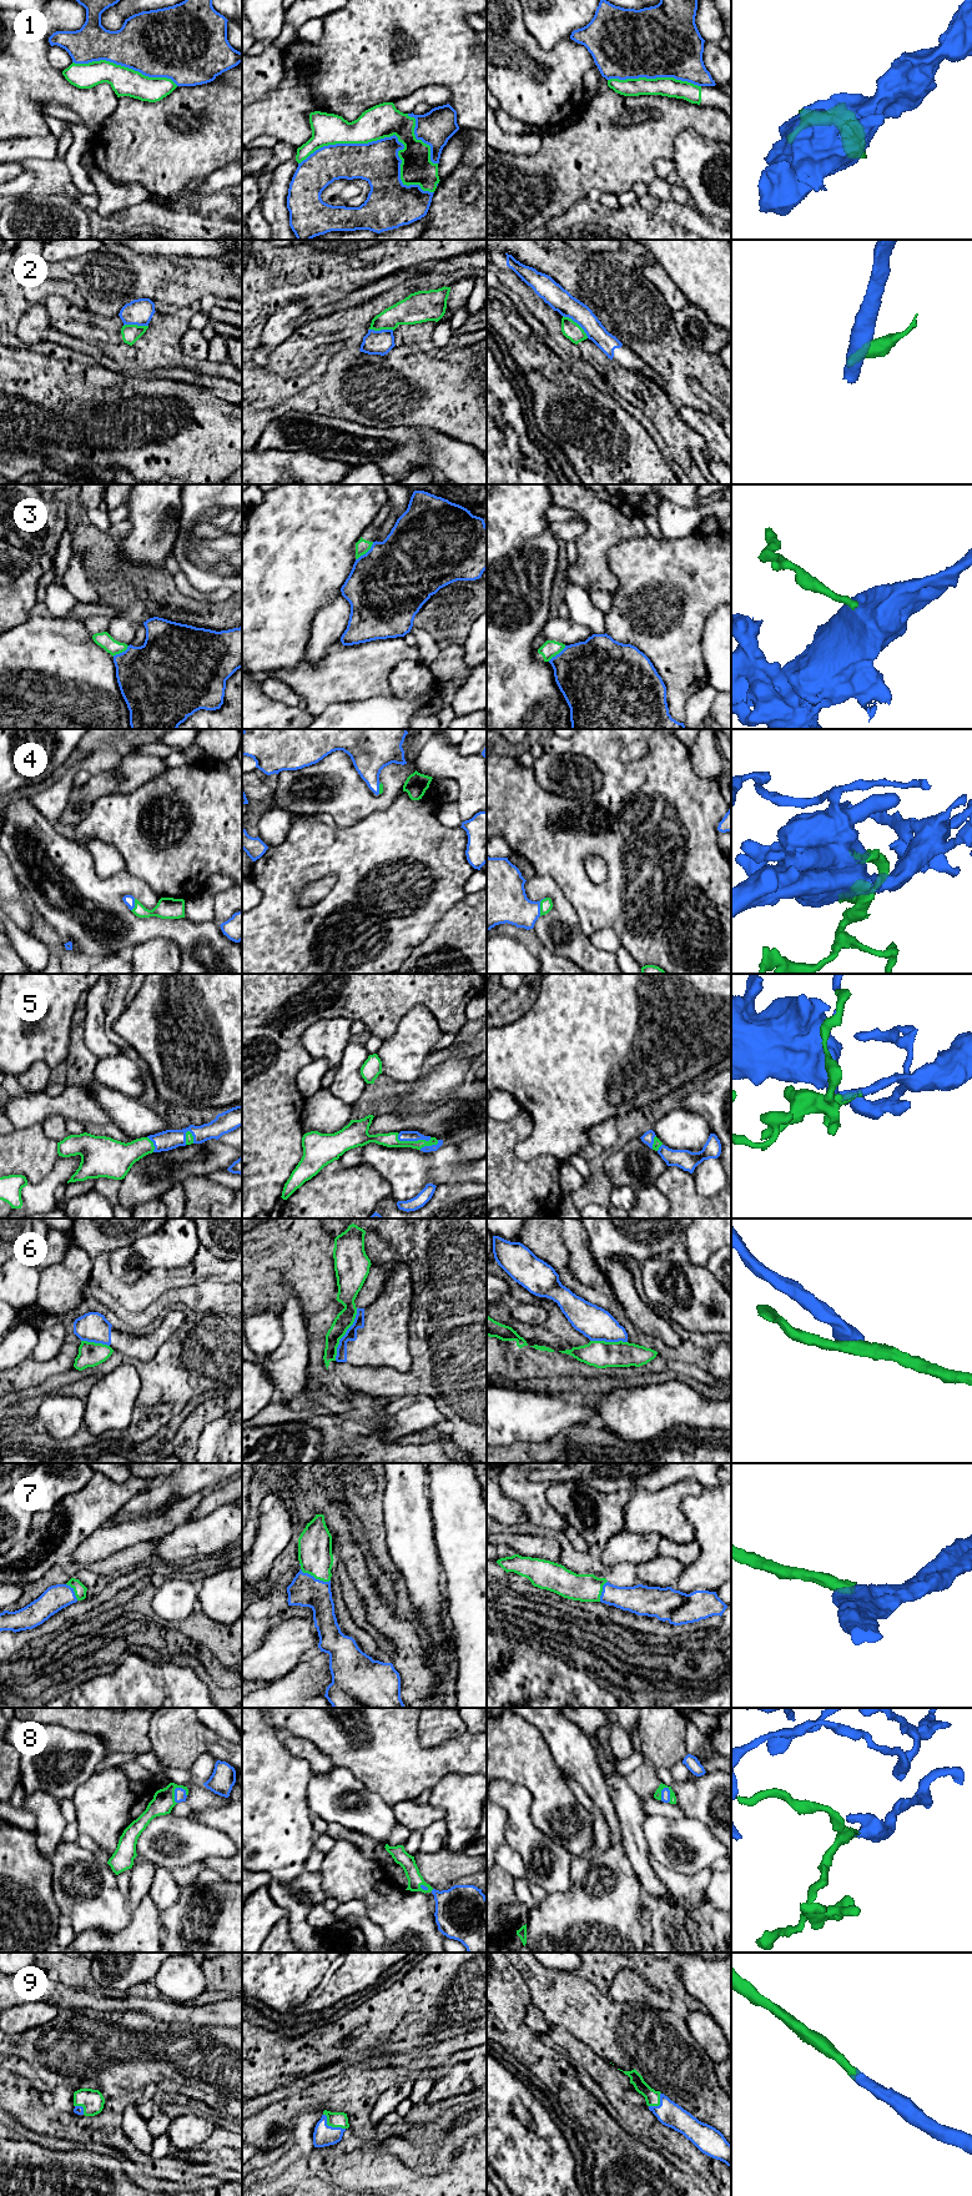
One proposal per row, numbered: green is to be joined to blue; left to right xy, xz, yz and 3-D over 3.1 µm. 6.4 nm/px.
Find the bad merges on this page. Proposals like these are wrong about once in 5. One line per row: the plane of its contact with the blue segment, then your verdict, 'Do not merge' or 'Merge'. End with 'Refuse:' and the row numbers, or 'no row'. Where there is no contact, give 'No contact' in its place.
1: Touches blue in xz. Do not merge
2: Touches blue in yz. Do not merge
3: Touches blue in xz. Do not merge
4: Touches blue in yz. Merge
5: Touches blue in xz. Merge
6: Touches blue in xz. Do not merge
7: Touches blue in xz. Merge
8: Touches blue in yz. Merge
9: Touches blue in xz. Merge
Refuse: 1, 2, 3, 6

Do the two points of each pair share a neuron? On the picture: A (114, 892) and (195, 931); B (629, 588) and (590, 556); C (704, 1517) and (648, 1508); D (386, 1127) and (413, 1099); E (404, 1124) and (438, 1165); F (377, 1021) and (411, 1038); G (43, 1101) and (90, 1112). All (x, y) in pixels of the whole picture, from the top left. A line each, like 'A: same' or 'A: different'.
A: same
B: different
C: different
D: different
E: different
F: different
G: same

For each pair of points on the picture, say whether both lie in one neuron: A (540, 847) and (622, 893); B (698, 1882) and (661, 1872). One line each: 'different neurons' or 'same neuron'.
A: same neuron
B: same neuron

